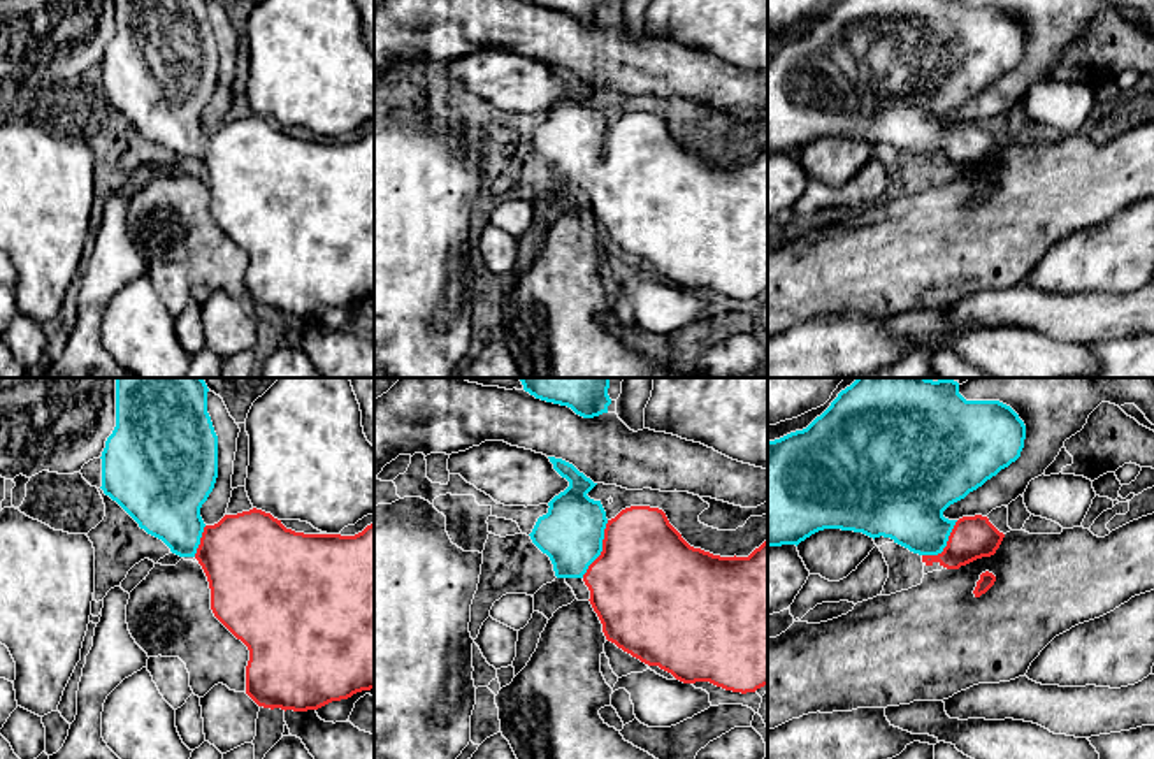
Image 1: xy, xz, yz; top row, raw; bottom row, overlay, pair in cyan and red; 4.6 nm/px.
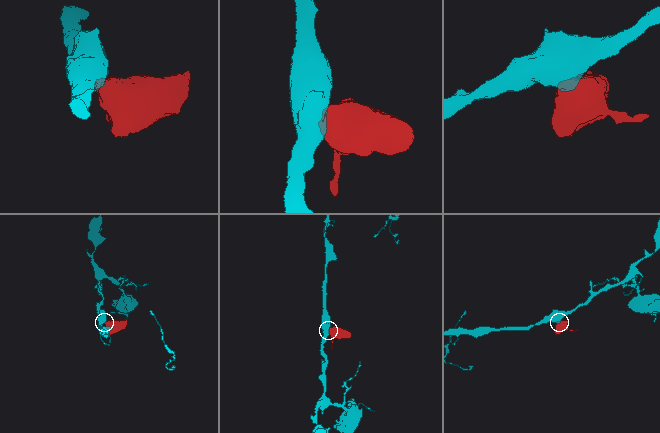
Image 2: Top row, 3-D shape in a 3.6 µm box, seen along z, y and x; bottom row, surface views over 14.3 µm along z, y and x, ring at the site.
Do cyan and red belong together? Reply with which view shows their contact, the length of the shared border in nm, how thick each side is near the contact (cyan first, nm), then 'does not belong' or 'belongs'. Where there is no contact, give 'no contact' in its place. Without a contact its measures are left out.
xz | 300 nm | 300/480 nm | belongs

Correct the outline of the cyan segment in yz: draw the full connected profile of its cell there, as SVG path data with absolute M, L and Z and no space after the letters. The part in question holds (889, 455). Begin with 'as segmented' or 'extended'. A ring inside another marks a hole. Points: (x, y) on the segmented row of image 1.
extended; M857 378L841 390L831 406L806 429L768 441L768 546L799 545L824 529L891 538L922 557L926 566L938 562L959 569L991 557L1005 534L987 517L948 520L943 511L982 487L1021 457L1026 425L999 401L966 401L959 383L943 378Z

